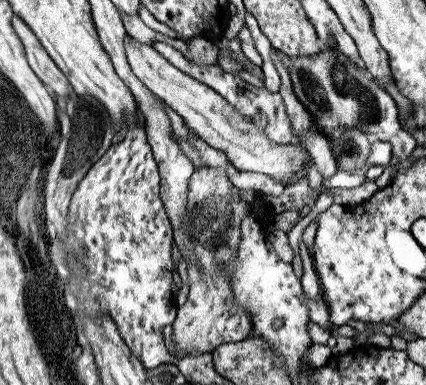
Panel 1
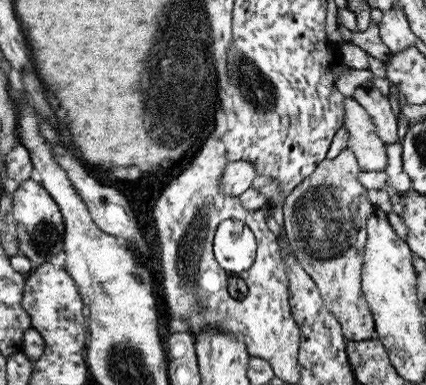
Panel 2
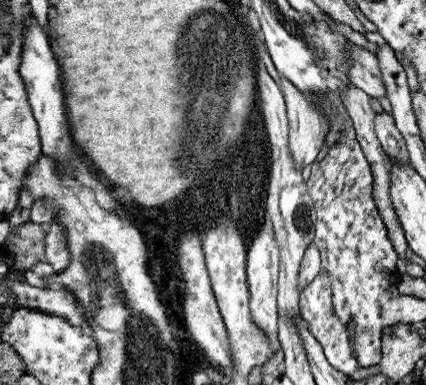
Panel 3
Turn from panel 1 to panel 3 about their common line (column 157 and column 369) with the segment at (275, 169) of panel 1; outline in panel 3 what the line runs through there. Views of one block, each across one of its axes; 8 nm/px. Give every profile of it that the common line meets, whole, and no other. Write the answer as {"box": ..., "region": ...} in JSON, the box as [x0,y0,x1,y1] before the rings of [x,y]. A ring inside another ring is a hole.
{"box":[348,46,386,100],"region":[[[352,46],[352,66],[348,70],[348,78],[350,78],[350,84],[360,88],[370,98],[380,100],[382,96],[386,96],[380,60],[376,54],[364,48]]]}

